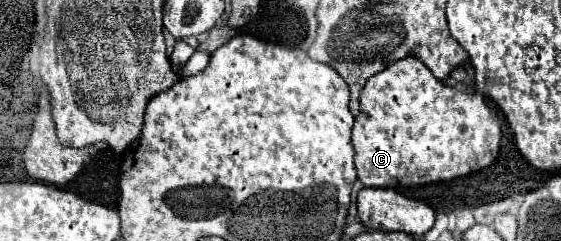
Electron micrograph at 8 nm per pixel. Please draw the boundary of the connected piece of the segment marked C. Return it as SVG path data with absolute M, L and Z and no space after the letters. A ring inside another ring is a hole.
M406 57L370 77L360 93L360 113L354 119L354 167L364 187L414 187L456 179L488 167L500 151L500 125L482 95L438 81L416 57Z

